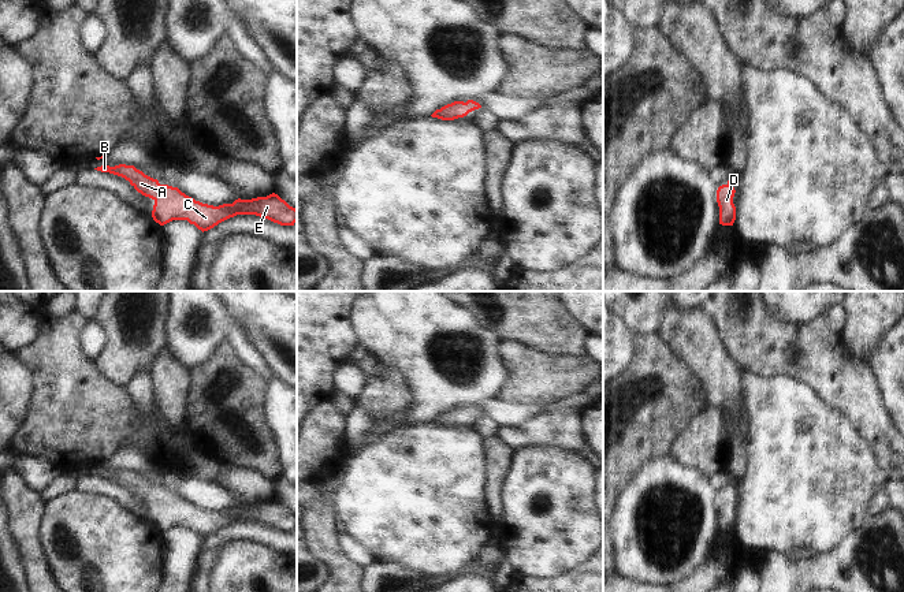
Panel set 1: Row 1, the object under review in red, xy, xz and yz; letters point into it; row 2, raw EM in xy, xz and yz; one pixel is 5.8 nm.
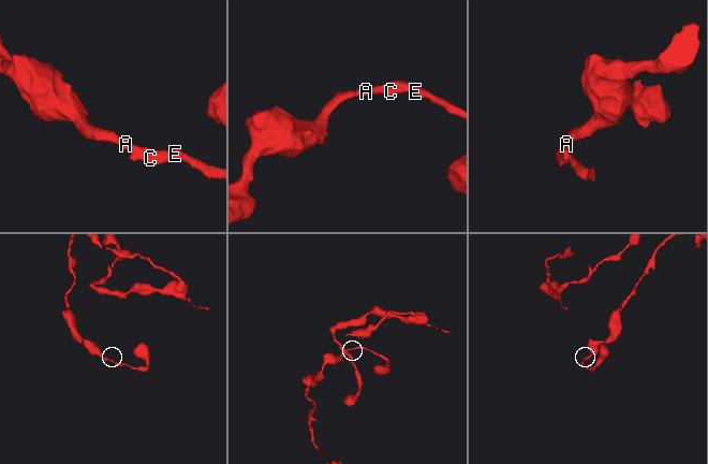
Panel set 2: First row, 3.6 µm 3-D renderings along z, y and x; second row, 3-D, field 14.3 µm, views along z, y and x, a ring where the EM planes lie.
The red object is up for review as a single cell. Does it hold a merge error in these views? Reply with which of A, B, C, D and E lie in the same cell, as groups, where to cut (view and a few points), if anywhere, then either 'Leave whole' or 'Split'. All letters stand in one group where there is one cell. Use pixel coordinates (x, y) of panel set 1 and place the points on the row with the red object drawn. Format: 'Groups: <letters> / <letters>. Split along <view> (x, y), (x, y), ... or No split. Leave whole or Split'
Groups: A B C D E. No split. Leave whole.

